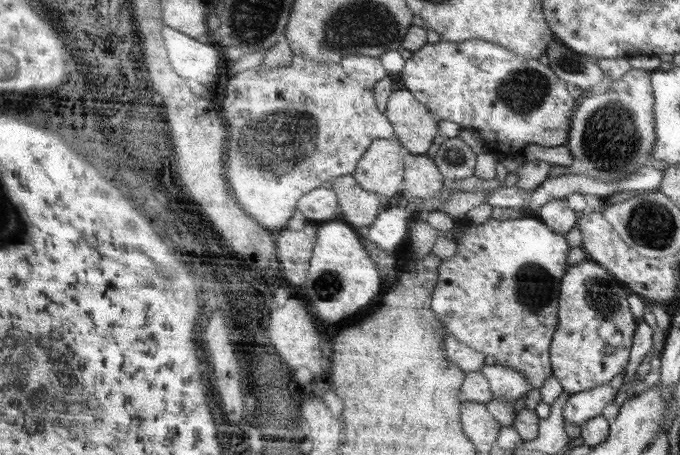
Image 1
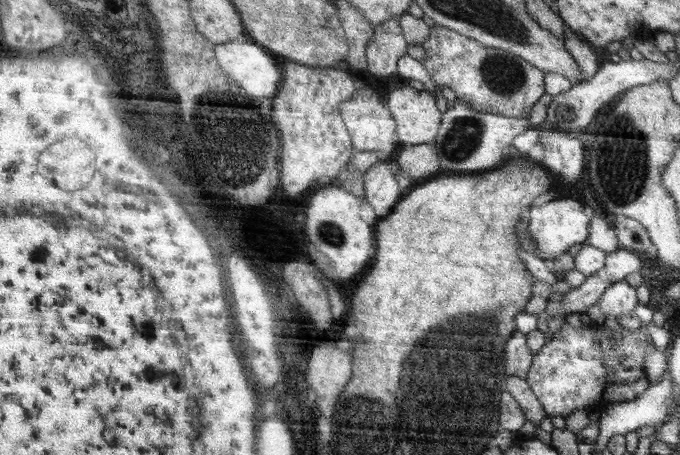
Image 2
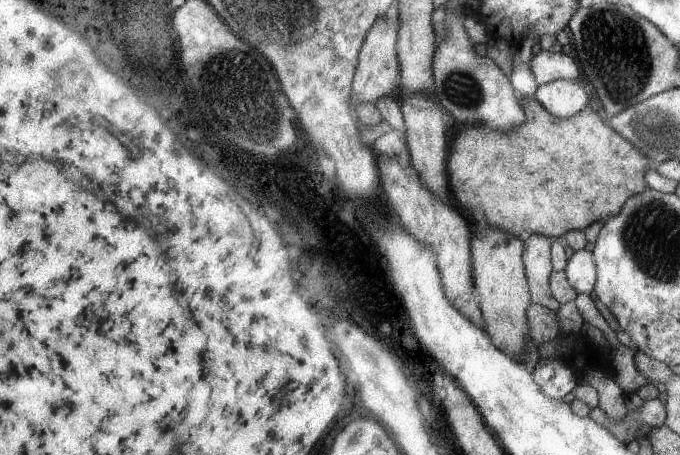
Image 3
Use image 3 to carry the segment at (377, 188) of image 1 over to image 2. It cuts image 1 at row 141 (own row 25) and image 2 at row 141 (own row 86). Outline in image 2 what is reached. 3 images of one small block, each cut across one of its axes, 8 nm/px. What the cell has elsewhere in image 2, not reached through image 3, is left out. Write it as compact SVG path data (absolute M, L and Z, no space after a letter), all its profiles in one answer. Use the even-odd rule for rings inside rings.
M364 86L359 91L354 91L352 99L340 103L340 112L343 116L343 121L346 122L348 132L354 137L355 147L358 151L380 151L388 156L388 161L393 160L392 154L398 146L396 140L396 122L392 118L391 110L382 104L378 92L370 86Z

